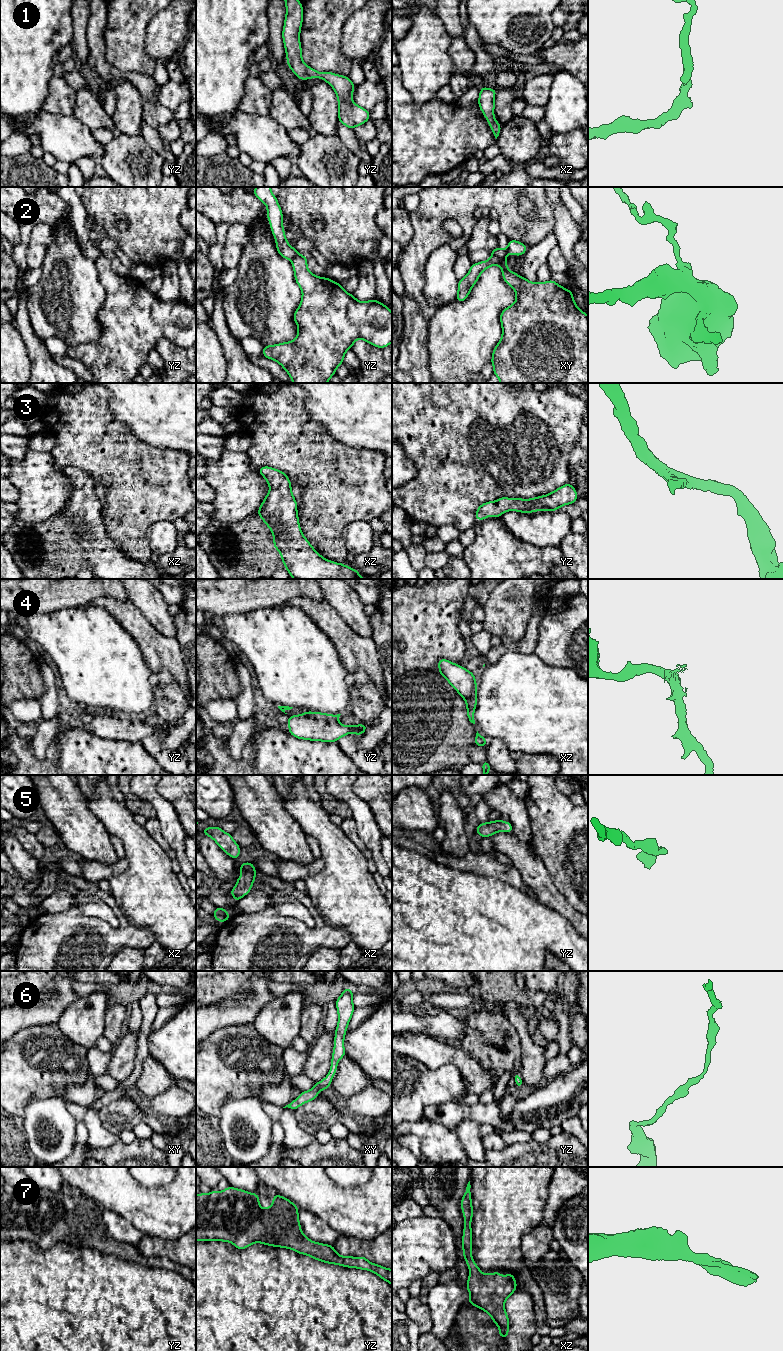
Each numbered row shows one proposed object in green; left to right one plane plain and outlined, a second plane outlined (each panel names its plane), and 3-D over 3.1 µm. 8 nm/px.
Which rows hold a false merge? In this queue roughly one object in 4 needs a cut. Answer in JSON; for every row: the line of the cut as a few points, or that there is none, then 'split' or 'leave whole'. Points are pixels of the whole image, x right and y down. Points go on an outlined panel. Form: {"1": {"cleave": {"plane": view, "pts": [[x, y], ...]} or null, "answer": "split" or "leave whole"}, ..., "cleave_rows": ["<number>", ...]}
{"1": {"cleave": null, "answer": "leave whole"}, "2": {"cleave": {"plane": "xy", "pts": [[492, 256], [505, 258]]}, "answer": "split"}, "3": {"cleave": null, "answer": "leave whole"}, "4": {"cleave": {"plane": "yz", "pts": [[302, 714], [328, 722], [337, 722]]}, "answer": "split"}, "5": {"cleave": null, "answer": "leave whole"}, "6": {"cleave": null, "answer": "leave whole"}, "7": {"cleave": null, "answer": "leave whole"}, "cleave_rows": ["2", "4"]}

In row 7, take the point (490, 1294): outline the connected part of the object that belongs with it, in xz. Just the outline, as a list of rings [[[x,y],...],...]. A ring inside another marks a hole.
[[[470,1181],[461,1200],[461,1208],[464,1215],[464,1230],[462,1238],[463,1256],[470,1270],[466,1288],[470,1293],[468,1300],[472,1304],[486,1313],[492,1321],[499,1327],[499,1336],[505,1338],[509,1336],[509,1318],[505,1311],[505,1301],[514,1293],[517,1288],[514,1275],[512,1273],[500,1276],[500,1271],[492,1274],[483,1274],[472,1257],[472,1229],[471,1221],[474,1210],[471,1200]]]

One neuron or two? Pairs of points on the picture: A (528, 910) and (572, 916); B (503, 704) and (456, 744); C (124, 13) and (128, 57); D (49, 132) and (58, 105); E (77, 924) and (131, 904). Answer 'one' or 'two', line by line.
A: two
B: two
C: one
D: two
E: two

